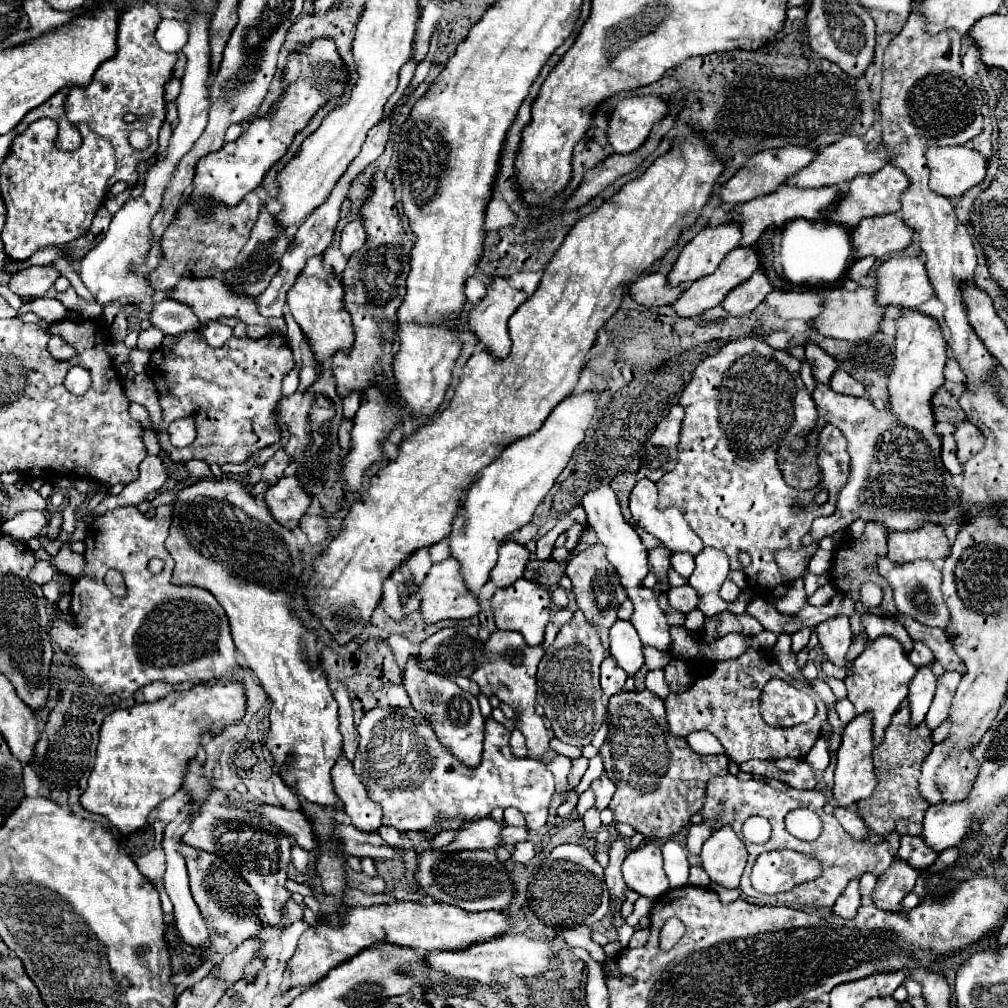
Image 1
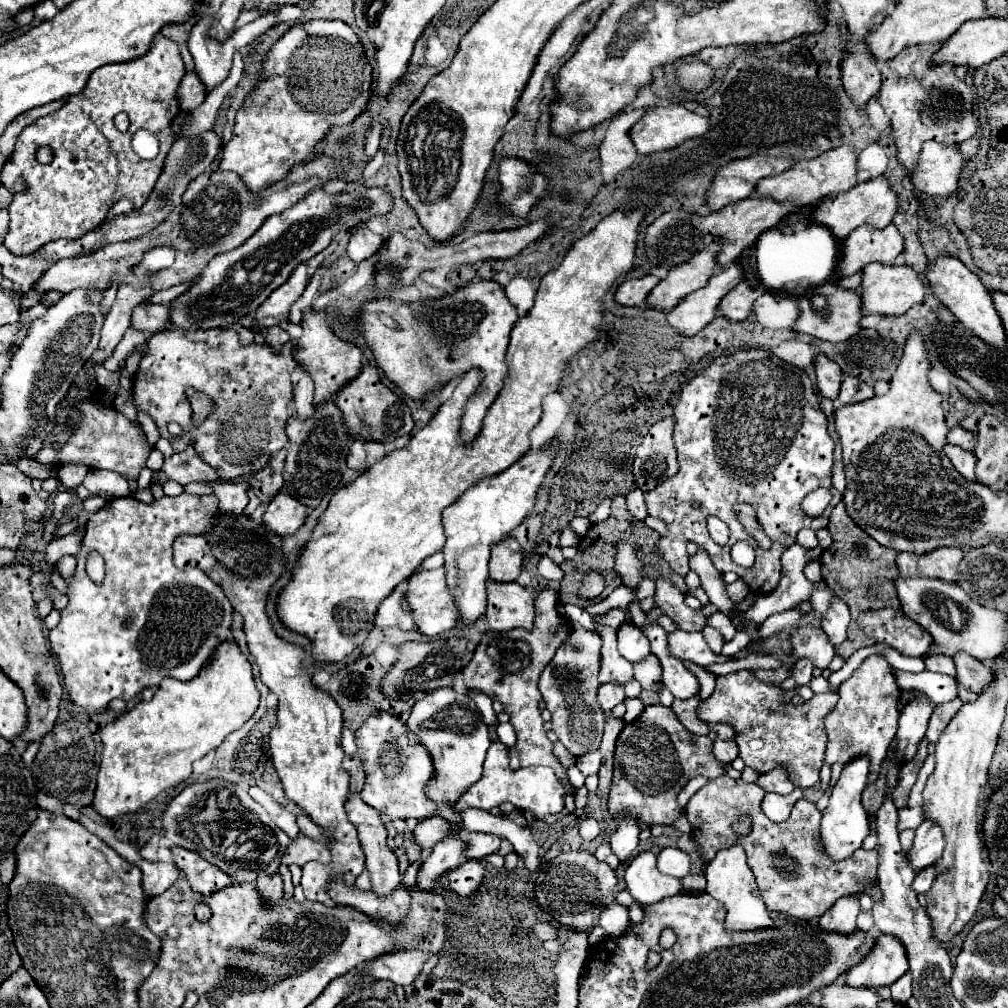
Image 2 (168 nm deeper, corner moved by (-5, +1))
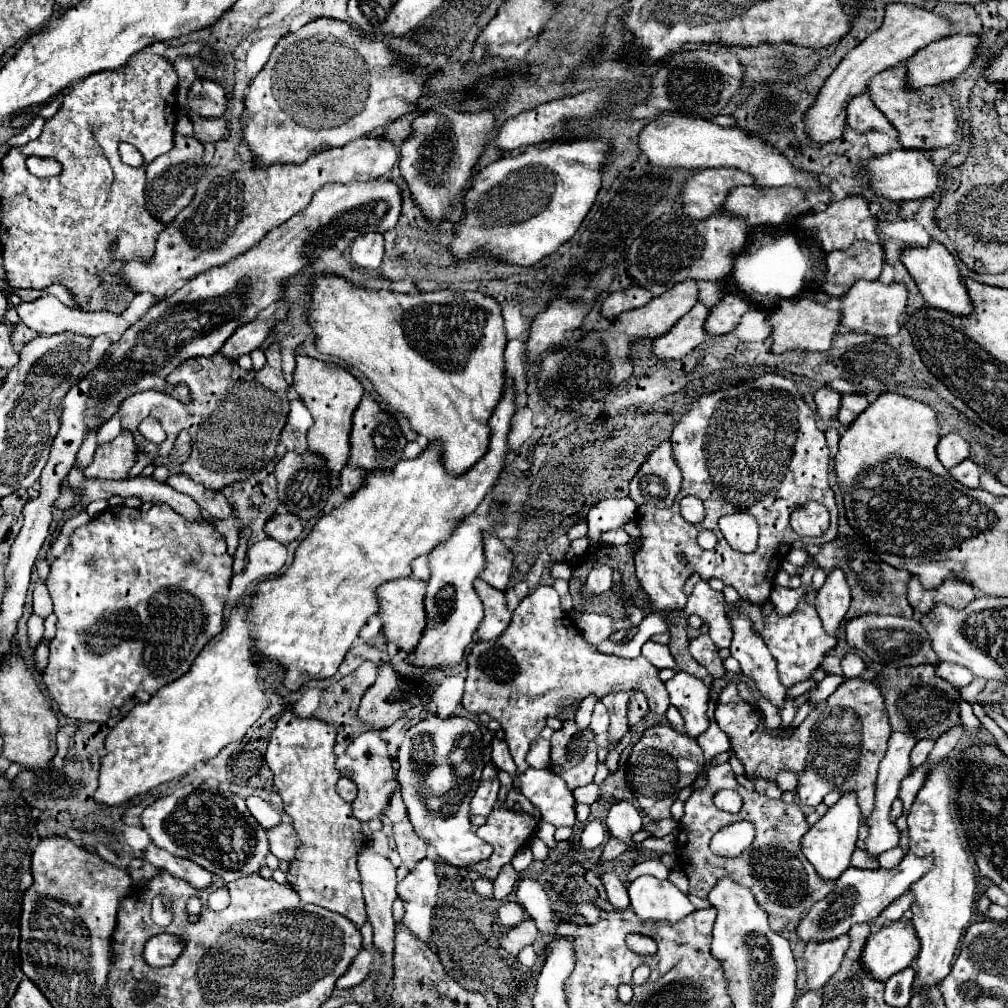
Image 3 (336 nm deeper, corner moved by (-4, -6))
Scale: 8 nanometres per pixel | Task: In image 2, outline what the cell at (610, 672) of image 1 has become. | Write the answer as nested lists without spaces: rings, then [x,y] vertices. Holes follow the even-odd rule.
[[[603,684],[603,686],[599,686],[597,700],[599,700],[601,708],[603,708],[605,712],[609,712],[611,708],[615,708],[617,704],[621,704],[621,702],[625,700],[623,684]]]

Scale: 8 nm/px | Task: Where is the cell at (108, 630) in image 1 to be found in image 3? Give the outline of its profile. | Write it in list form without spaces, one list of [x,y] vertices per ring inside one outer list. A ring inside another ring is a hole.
[[[154,503],[150,511],[130,509],[124,505],[108,507],[100,515],[92,517],[90,523],[78,527],[70,537],[70,545],[68,545],[66,553],[52,561],[52,569],[50,569],[50,575],[46,581],[52,603],[54,603],[54,615],[58,617],[58,621],[56,621],[56,637],[54,637],[54,641],[50,641],[50,663],[44,671],[44,685],[46,685],[48,695],[56,701],[60,713],[64,717],[76,719],[80,723],[88,723],[88,721],[106,723],[110,717],[110,709],[120,707],[138,689],[142,689],[144,679],[146,679],[146,691],[150,695],[154,695],[160,687],[172,683],[180,675],[184,675],[190,669],[196,655],[202,651],[202,647],[222,631],[222,619],[224,619],[222,609],[228,599],[230,577],[232,577],[232,557],[226,553],[226,541],[214,529],[214,525],[206,519],[198,521],[198,523],[190,523],[190,521],[182,519],[176,511],[172,511],[170,505],[166,505],[166,503]]]

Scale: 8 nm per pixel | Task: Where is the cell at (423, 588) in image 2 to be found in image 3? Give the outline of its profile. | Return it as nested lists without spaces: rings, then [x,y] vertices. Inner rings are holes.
[[[412,577],[388,581],[376,589],[378,617],[382,619],[382,633],[388,643],[396,645],[404,653],[410,653],[416,647],[418,639],[422,637],[422,625],[426,625],[426,613],[422,607],[424,593],[426,593],[426,583]]]

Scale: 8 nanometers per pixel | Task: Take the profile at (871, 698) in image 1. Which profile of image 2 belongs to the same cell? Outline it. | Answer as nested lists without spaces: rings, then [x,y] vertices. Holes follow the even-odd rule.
[[[881,654],[869,656],[853,672],[853,676],[839,686],[839,702],[835,706],[835,712],[827,716],[829,742],[825,750],[825,760],[829,764],[835,762],[845,764],[847,758],[853,758],[857,754],[867,754],[871,758],[871,770],[869,770],[869,784],[871,784],[875,776],[879,776],[881,762],[897,732],[897,720],[901,710],[899,696],[901,688],[897,686],[893,666]]]

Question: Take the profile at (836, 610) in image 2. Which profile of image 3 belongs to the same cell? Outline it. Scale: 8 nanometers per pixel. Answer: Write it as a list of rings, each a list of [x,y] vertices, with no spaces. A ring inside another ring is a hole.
[[[836,567],[828,575],[826,583],[818,589],[814,605],[820,615],[824,631],[830,635],[836,635],[850,607],[850,587],[846,583],[846,573],[840,567]]]

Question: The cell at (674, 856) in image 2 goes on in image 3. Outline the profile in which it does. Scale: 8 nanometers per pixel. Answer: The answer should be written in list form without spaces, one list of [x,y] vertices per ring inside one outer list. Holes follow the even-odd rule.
[[[648,859],[648,861],[636,863],[636,865],[628,871],[626,879],[628,879],[628,883],[632,883],[636,877],[642,877],[642,875],[652,875],[652,877],[656,877],[656,879],[668,879],[668,873],[670,873],[670,869],[668,869],[664,863],[660,863],[658,859]]]

